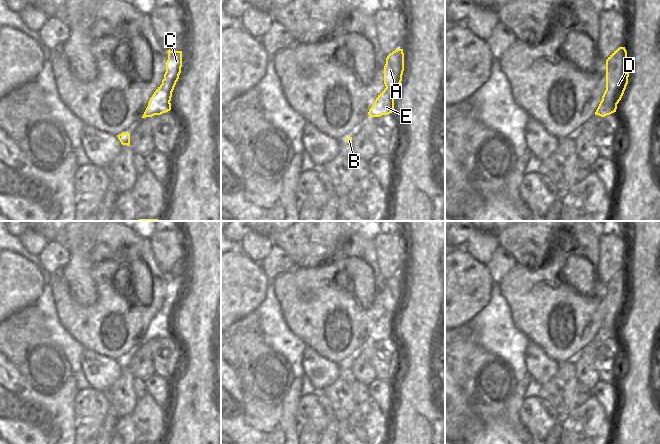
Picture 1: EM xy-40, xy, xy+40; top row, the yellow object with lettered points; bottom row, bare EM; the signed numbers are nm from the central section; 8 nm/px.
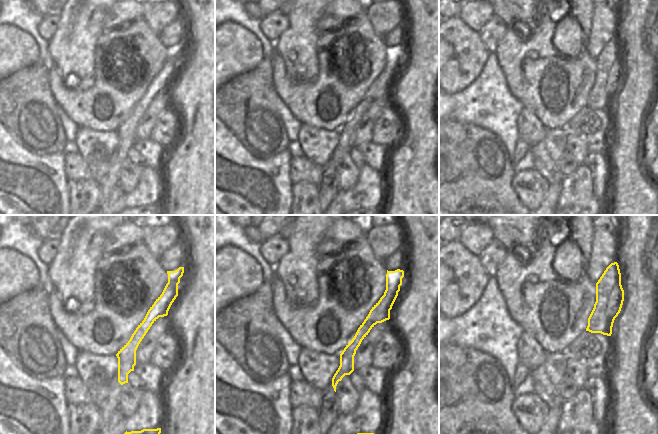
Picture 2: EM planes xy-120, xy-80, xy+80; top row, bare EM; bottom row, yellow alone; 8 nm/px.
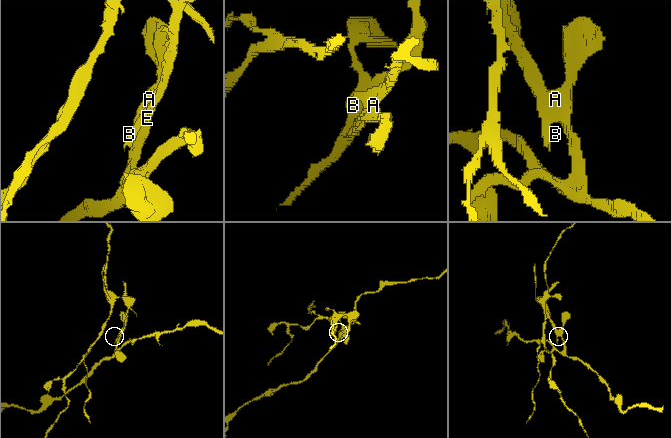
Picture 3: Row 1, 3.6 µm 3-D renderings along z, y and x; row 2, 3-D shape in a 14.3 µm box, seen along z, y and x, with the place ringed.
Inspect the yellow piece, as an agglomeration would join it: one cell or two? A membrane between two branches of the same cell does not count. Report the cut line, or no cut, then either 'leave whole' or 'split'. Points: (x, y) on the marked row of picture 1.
xy-40 (164, 78), (166, 88), (171, 92) | split

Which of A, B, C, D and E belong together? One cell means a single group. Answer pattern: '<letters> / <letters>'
A C D / B E

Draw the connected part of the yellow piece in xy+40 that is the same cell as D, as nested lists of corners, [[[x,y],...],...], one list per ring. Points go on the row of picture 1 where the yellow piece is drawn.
[[[619,47],[606,60],[606,90],[595,115],[605,117],[616,112],[628,84],[627,51]]]

